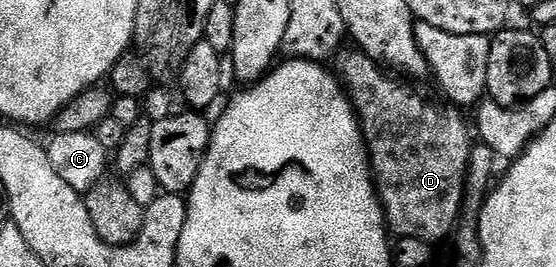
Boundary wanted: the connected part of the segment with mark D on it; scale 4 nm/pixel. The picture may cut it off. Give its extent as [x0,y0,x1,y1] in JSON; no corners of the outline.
[336,50,472,246]

